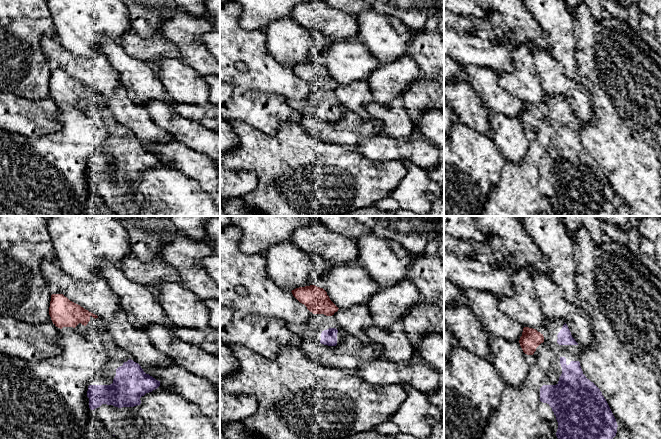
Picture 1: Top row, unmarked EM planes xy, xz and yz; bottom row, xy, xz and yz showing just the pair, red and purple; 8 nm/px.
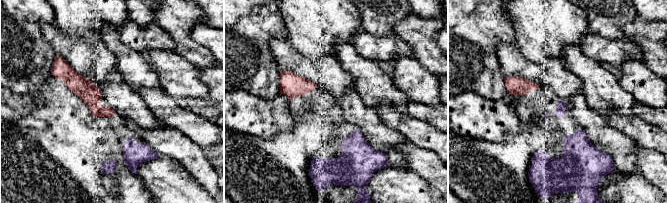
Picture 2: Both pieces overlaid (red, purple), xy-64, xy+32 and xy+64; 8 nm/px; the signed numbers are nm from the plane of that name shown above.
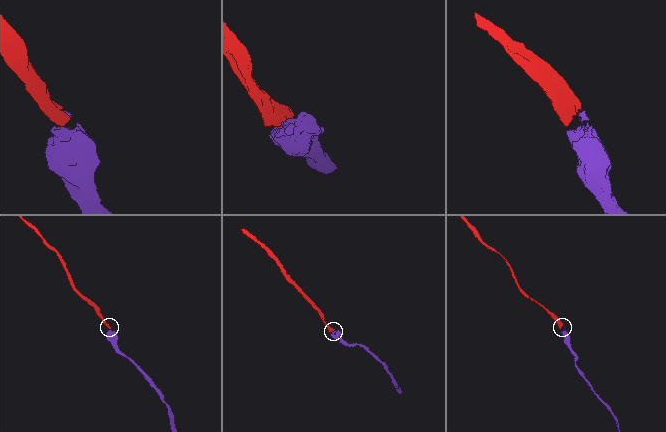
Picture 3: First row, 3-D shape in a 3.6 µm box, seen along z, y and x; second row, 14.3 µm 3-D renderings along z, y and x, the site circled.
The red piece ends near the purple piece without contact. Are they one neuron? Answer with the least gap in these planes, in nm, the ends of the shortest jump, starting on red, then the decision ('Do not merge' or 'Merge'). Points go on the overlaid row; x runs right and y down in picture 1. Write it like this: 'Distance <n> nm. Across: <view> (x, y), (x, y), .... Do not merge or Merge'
Distance 100 nm. Across: xz (329, 315), (329, 328). Merge

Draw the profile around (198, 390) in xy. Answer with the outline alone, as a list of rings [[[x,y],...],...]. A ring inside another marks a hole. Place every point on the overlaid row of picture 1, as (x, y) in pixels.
[[[174,361],[169,366],[152,367],[148,374],[158,381],[167,381],[175,393],[197,405],[220,432],[220,399],[209,380],[190,373]]]

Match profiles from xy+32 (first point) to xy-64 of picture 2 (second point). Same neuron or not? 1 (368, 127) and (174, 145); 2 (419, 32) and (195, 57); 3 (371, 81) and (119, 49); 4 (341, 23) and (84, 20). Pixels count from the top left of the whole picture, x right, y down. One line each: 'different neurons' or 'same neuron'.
1: different neurons
2: same neuron
3: same neuron
4: same neuron

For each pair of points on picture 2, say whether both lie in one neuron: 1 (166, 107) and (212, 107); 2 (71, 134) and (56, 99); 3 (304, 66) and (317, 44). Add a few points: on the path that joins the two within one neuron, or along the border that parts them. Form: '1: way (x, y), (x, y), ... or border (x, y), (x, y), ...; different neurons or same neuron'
1: border (175, 99), (179, 106), (202, 117); different neurons
2: way (69, 125), (68, 118), (59, 108); same neuron
3: border (290, 43), (304, 56), (312, 59), (332, 55); different neurons

